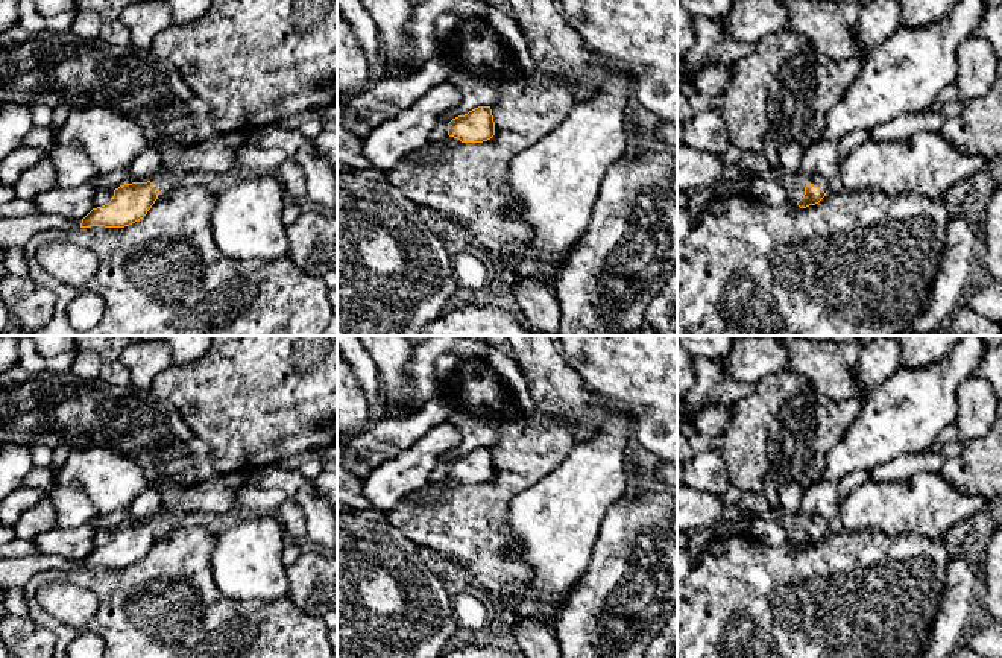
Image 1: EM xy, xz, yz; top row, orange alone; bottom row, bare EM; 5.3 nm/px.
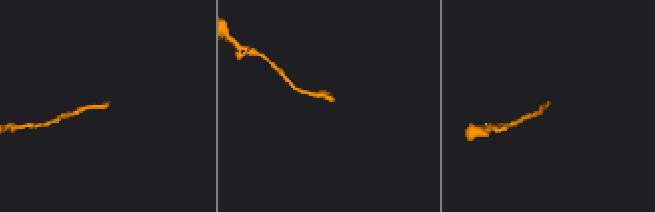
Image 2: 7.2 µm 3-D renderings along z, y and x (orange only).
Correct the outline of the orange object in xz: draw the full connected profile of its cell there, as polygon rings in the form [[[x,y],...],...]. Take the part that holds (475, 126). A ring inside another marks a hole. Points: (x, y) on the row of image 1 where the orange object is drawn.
[[[478,106],[448,123],[448,135],[462,143],[483,143],[495,135],[495,122],[490,106]]]

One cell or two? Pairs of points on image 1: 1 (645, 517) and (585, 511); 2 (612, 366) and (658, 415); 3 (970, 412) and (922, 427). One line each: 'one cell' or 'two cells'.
1: two cells
2: one cell
3: two cells

